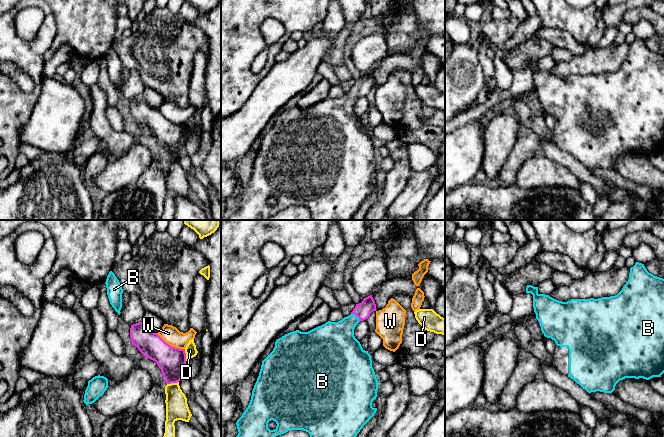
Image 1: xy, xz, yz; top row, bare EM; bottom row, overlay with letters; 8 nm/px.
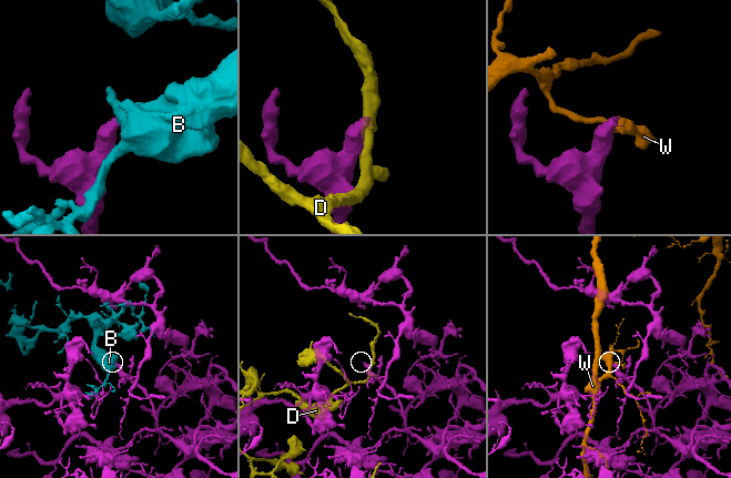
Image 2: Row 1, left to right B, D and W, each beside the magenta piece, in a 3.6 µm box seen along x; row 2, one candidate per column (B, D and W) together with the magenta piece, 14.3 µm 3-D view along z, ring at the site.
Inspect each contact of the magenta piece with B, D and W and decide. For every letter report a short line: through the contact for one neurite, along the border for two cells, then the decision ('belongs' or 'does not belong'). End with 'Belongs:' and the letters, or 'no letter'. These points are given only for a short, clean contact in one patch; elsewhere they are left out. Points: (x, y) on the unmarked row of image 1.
B: line xz (362, 86), (356, 91), (336, 115); belongs
D: does not belong
W: does not belong
Belongs: B

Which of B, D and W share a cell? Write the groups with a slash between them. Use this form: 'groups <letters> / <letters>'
groups B / D / W

